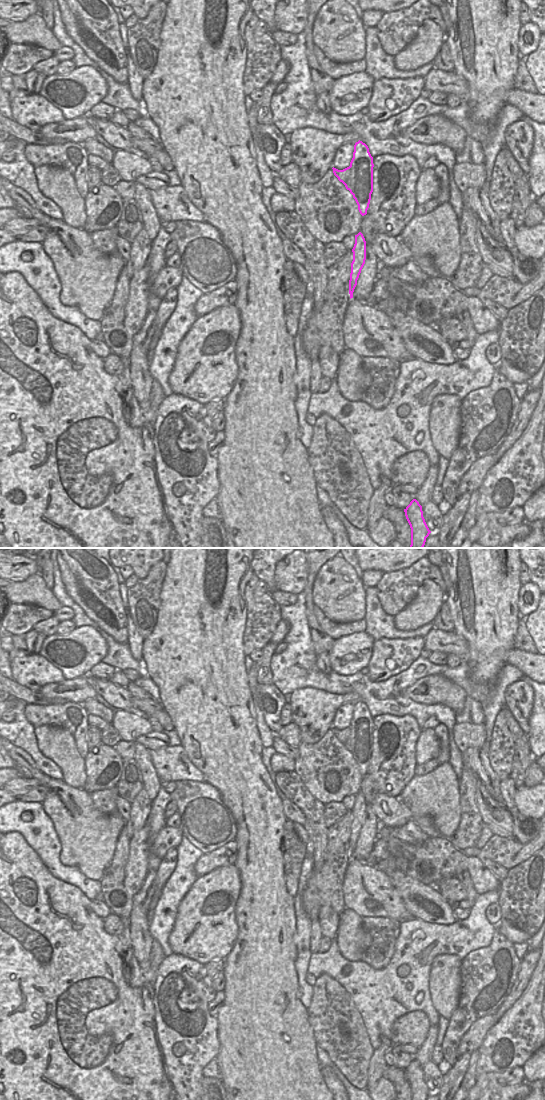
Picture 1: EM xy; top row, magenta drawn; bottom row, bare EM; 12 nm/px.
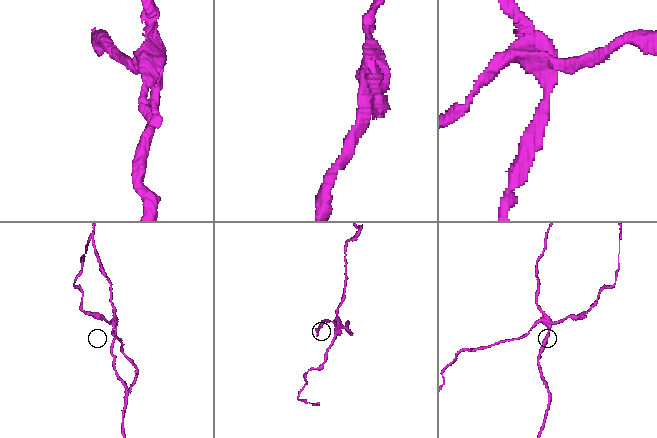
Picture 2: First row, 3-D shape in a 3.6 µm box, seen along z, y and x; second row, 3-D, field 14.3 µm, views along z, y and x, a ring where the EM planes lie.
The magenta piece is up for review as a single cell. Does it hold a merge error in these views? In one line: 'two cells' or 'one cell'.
two cells

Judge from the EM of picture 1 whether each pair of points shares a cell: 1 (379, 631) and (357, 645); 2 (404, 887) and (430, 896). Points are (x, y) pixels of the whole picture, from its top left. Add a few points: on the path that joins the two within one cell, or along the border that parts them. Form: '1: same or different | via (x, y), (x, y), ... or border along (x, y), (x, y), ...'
1: different | border along (364, 631), (374, 640)
2: same | via (410, 890), (424, 896)

